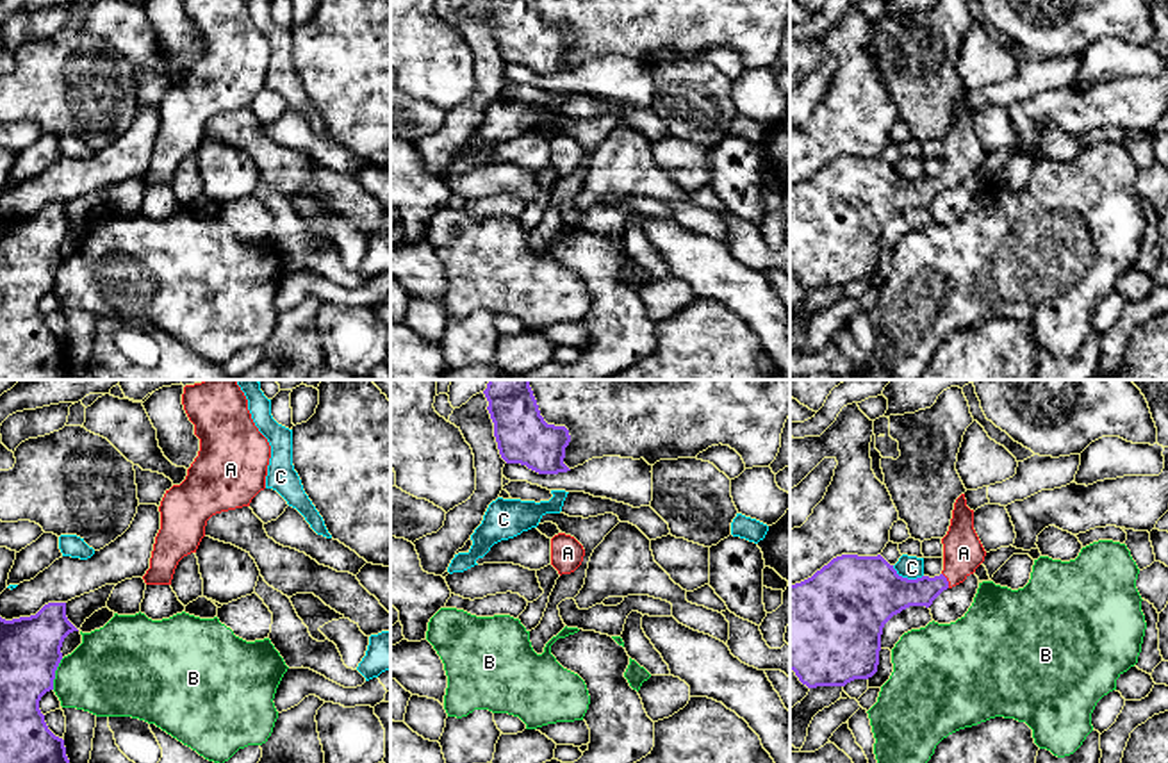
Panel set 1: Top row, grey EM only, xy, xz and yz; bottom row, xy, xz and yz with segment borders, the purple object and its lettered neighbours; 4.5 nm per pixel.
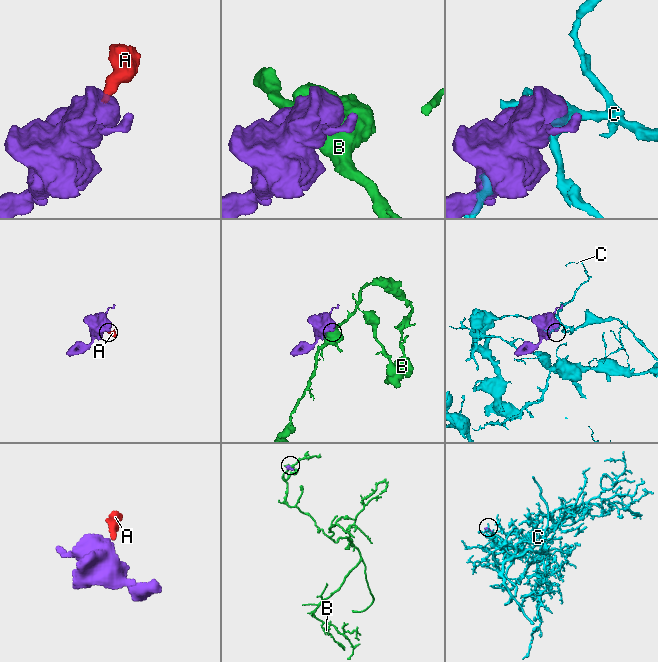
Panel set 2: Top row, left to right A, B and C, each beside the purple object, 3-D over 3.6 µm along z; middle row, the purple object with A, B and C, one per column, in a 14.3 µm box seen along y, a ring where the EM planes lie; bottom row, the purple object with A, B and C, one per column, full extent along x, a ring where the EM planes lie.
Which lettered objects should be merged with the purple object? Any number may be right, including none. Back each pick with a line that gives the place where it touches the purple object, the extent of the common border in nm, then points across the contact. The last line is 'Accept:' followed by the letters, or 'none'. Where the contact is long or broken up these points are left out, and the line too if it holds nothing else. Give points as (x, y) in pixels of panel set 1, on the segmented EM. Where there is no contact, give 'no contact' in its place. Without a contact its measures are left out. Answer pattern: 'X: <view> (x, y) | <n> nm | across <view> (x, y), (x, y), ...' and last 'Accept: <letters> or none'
A: yz (945, 580) | 80 nm | across yz (892, 594), (921, 592), (945, 580), (963, 553)
Accept: A

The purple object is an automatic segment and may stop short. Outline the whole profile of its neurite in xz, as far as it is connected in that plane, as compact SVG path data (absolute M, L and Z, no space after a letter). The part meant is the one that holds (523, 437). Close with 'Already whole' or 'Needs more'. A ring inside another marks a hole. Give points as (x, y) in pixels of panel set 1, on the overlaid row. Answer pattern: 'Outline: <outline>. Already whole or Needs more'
Outline: M489 380L483 394L506 464L521 464L539 474L571 471L563 464L569 430L544 421L530 380Z. Already whole

